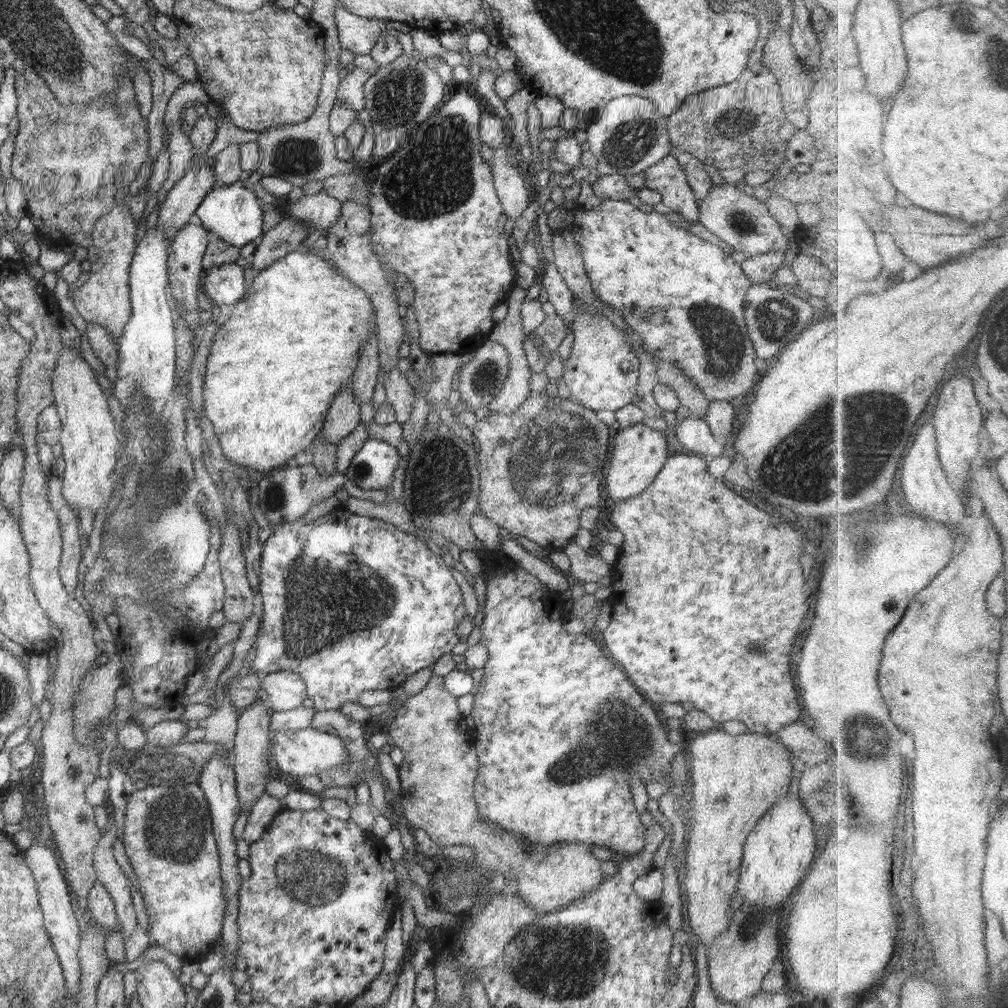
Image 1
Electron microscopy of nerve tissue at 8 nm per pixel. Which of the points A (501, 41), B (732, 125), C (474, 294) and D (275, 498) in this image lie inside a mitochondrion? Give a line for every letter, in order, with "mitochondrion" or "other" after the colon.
A: other
B: mitochondrion
C: other
D: mitochondrion

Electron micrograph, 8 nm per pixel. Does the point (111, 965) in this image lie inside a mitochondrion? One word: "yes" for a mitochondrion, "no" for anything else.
no

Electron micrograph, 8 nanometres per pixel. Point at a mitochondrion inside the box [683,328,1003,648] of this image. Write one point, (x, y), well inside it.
(865, 433)

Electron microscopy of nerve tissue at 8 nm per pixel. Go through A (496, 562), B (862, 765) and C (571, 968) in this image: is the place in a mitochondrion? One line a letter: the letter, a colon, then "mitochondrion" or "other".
A: other
B: mitochondrion
C: mitochondrion

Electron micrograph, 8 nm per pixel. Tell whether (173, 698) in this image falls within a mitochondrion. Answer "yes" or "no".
no

